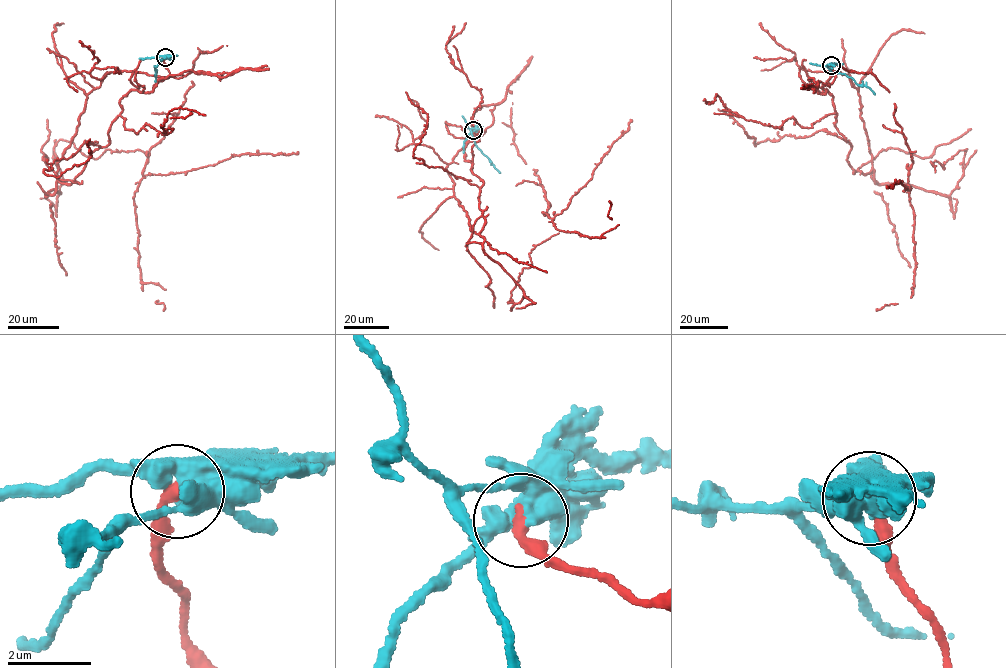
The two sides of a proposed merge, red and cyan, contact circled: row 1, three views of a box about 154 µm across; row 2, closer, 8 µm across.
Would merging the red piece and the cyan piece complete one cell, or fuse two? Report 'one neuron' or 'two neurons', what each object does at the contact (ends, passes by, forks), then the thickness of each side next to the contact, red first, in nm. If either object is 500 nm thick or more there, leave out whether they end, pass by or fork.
two neurons | 320/500 nm

